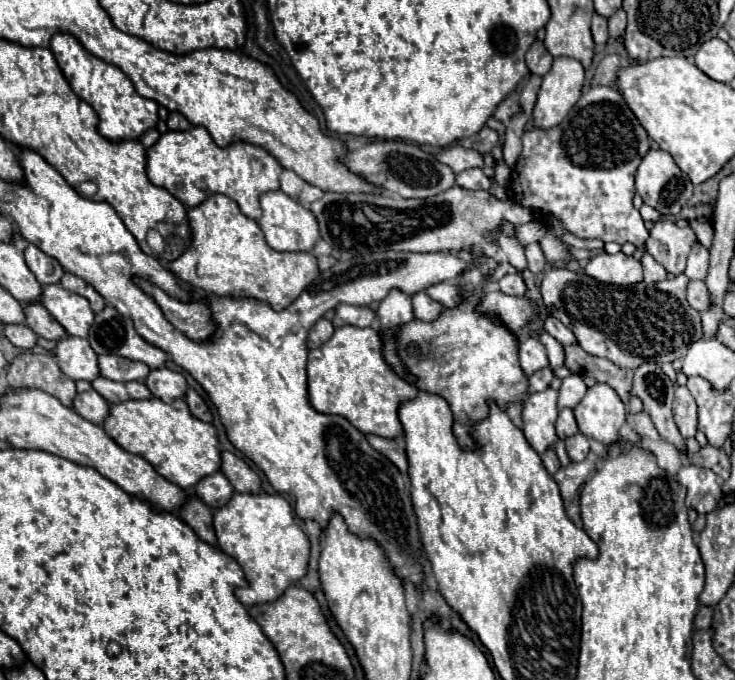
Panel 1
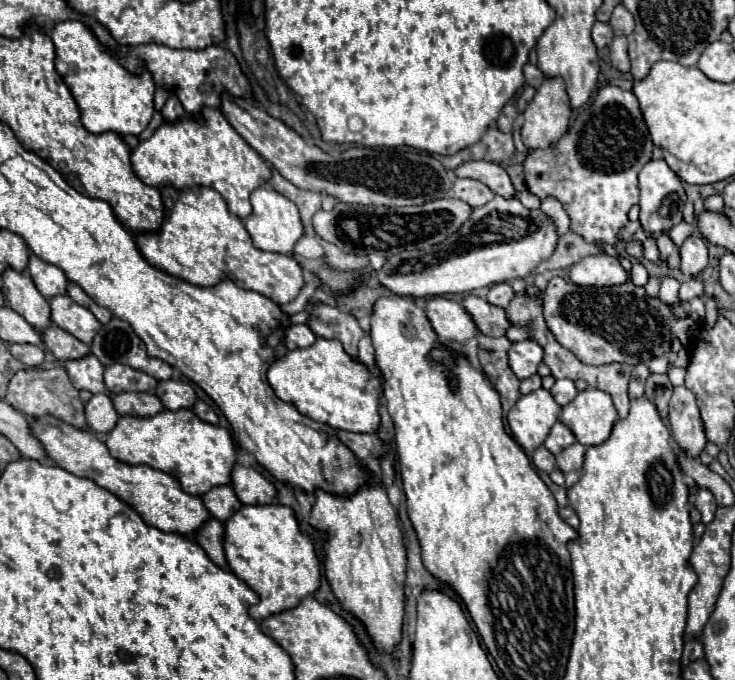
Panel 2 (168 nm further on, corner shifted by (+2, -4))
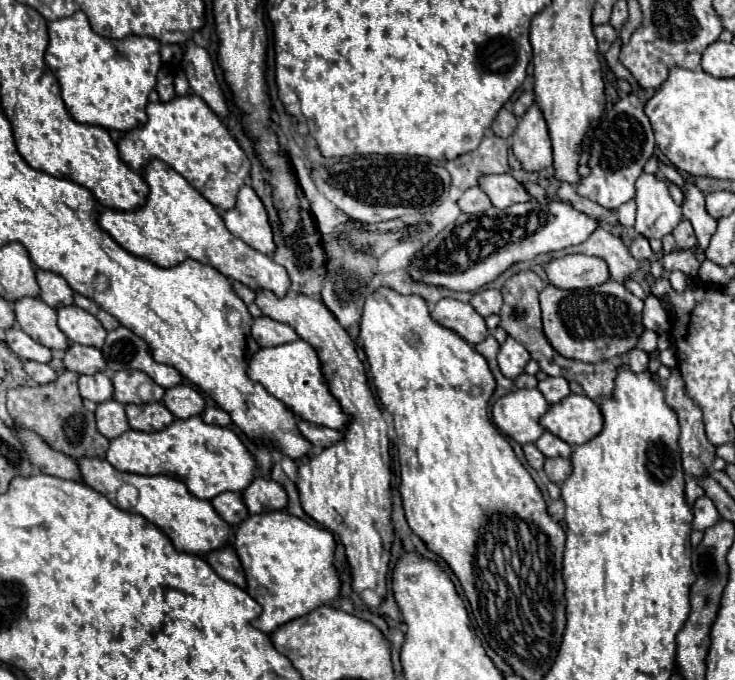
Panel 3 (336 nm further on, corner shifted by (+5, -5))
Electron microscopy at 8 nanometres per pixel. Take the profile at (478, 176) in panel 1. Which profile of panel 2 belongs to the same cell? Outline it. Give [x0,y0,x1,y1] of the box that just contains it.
[453,178,495,208]

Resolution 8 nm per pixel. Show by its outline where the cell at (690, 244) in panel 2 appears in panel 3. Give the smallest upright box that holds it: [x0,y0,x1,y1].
[672,219,696,249]

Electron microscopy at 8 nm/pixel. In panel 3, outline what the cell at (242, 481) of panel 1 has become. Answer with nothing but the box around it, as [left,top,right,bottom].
[242,479,288,513]

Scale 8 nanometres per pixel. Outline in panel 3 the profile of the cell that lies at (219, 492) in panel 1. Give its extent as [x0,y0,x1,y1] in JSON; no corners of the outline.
[212,491,250,527]

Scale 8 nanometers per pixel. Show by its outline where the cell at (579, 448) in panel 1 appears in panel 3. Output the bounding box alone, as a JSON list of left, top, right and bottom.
[544,457,572,483]

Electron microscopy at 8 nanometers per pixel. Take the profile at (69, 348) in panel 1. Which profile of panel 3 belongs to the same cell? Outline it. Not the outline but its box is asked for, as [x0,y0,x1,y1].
[80,373,114,403]

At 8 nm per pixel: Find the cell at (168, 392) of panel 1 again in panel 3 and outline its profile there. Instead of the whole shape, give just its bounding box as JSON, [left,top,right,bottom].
[162,385,204,419]

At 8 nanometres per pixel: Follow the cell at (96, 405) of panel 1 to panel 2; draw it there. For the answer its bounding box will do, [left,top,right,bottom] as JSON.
[85,394,119,432]

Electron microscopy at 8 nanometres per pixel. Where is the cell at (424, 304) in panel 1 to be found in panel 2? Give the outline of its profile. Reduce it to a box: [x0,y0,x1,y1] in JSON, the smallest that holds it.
[425,296,477,342]

